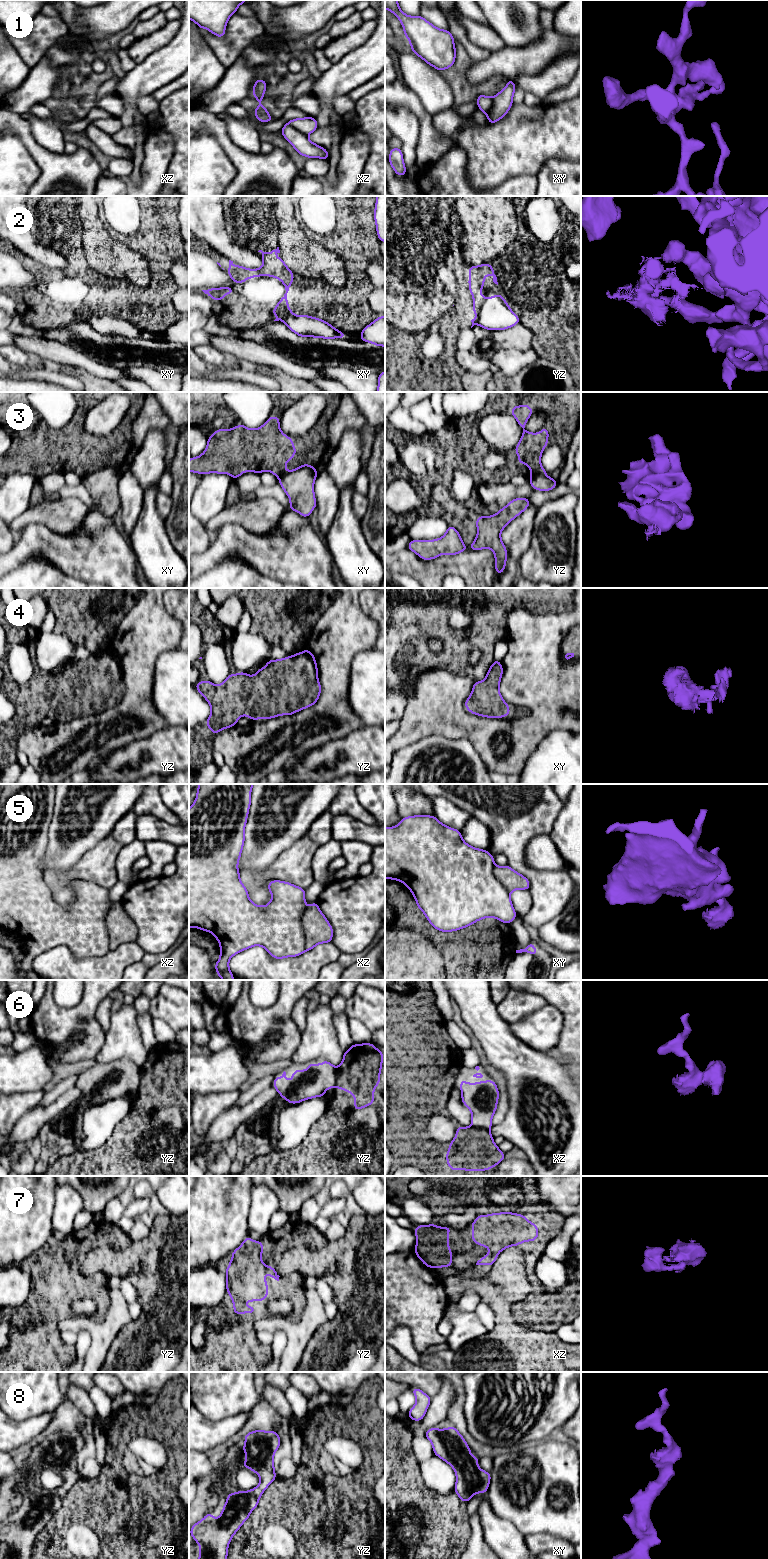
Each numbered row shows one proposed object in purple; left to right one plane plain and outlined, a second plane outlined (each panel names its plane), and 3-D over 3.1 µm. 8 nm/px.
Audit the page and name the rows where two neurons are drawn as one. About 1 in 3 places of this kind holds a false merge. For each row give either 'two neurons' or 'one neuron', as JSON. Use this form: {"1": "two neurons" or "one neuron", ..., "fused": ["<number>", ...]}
{"1": "two neurons", "2": "two neurons", "3": "two neurons", "4": "one neuron", "5": "one neuron", "6": "two neurons", "7": "one neuron", "8": "one neuron", "fused": ["1", "2", "3", "6"]}

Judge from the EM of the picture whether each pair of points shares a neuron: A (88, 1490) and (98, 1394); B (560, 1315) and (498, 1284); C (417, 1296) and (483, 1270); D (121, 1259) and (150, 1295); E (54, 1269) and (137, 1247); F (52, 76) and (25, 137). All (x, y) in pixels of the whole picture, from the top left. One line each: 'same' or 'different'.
A: different
B: different
C: different
D: same
E: different
F: different

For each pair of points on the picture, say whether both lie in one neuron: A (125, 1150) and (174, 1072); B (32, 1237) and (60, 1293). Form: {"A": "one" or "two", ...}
{"A": "one", "B": "two"}

